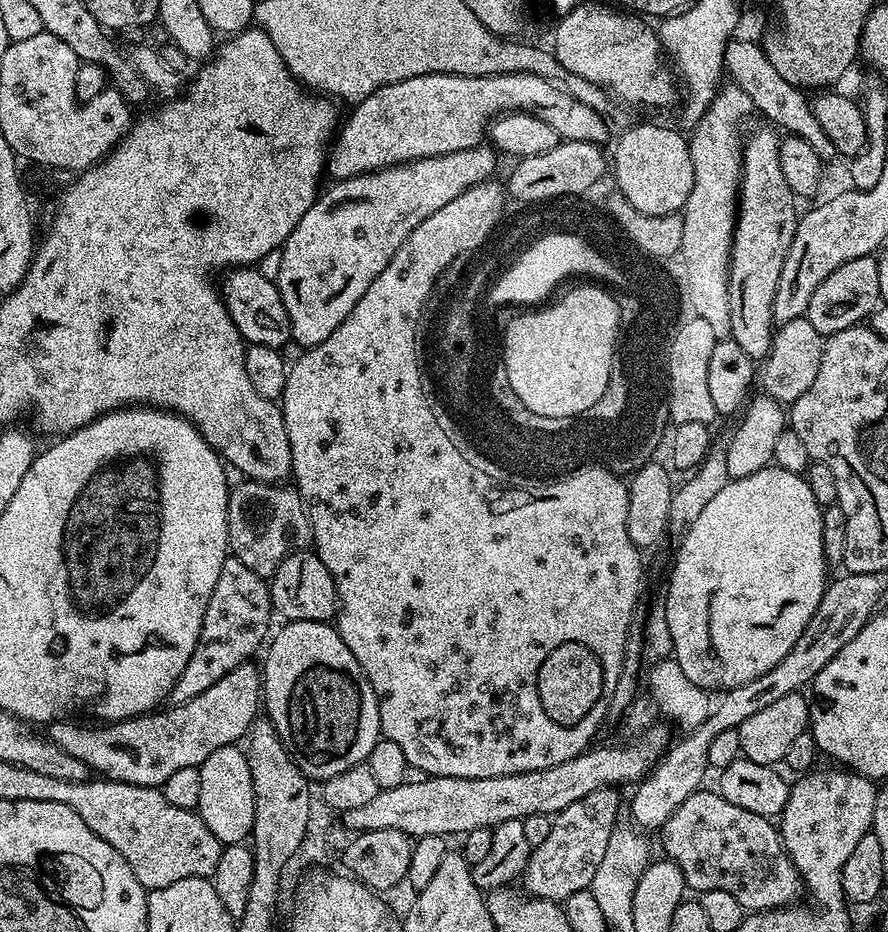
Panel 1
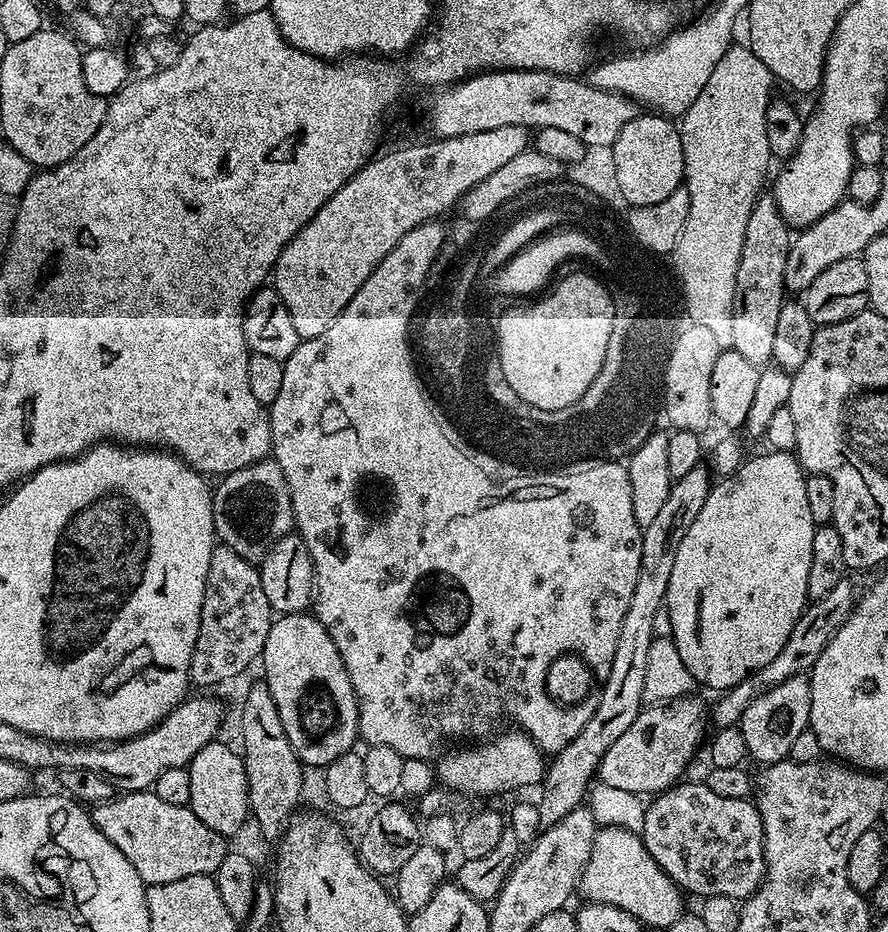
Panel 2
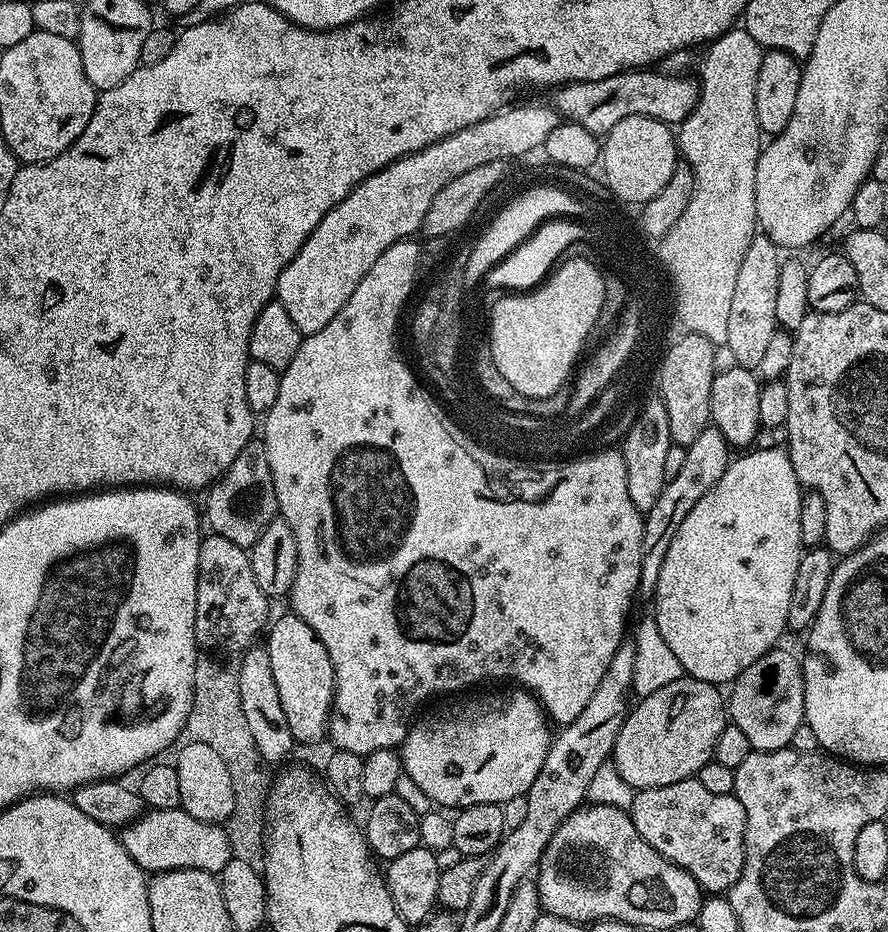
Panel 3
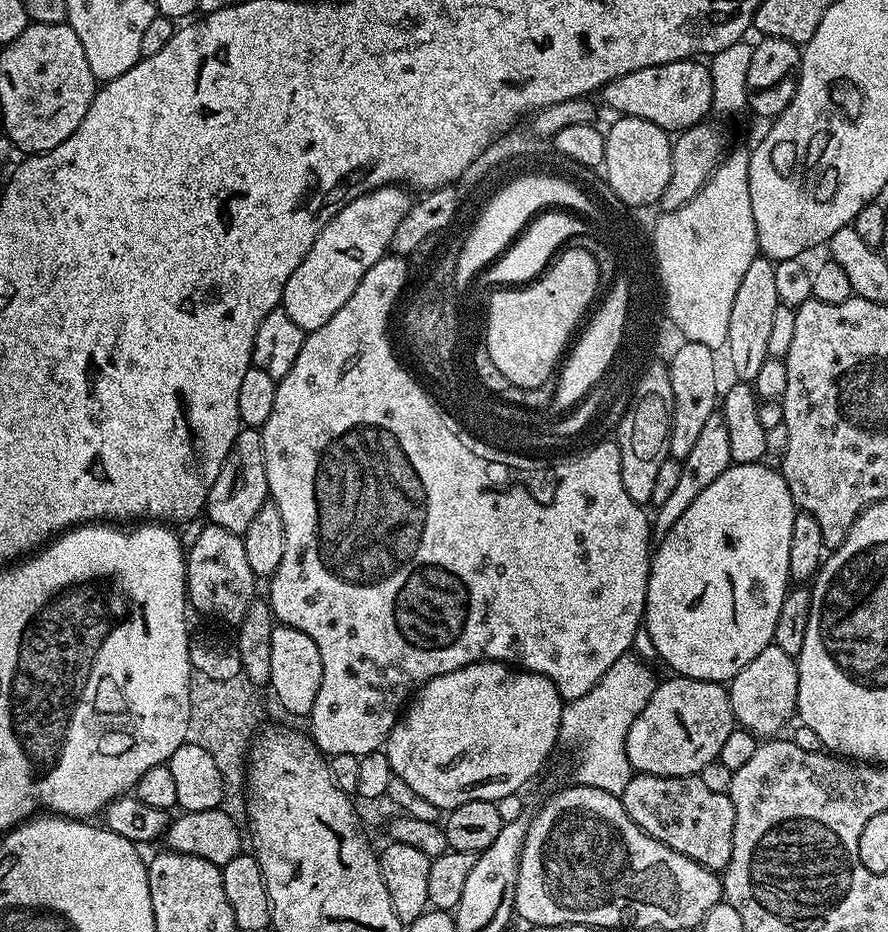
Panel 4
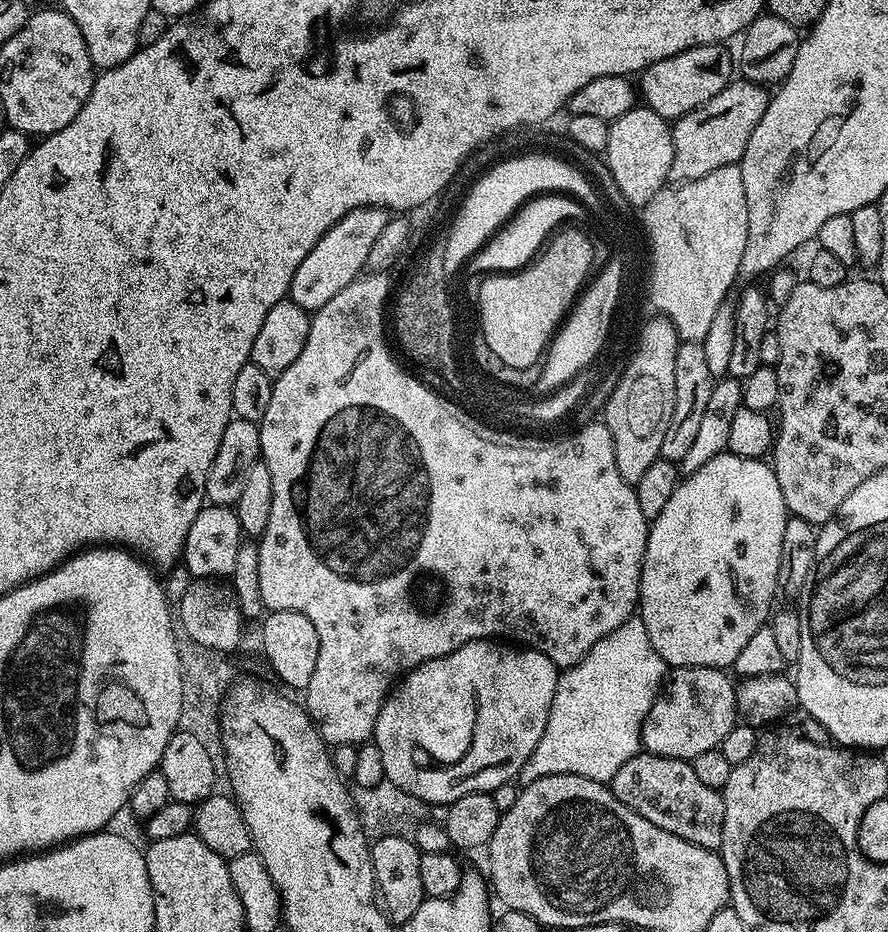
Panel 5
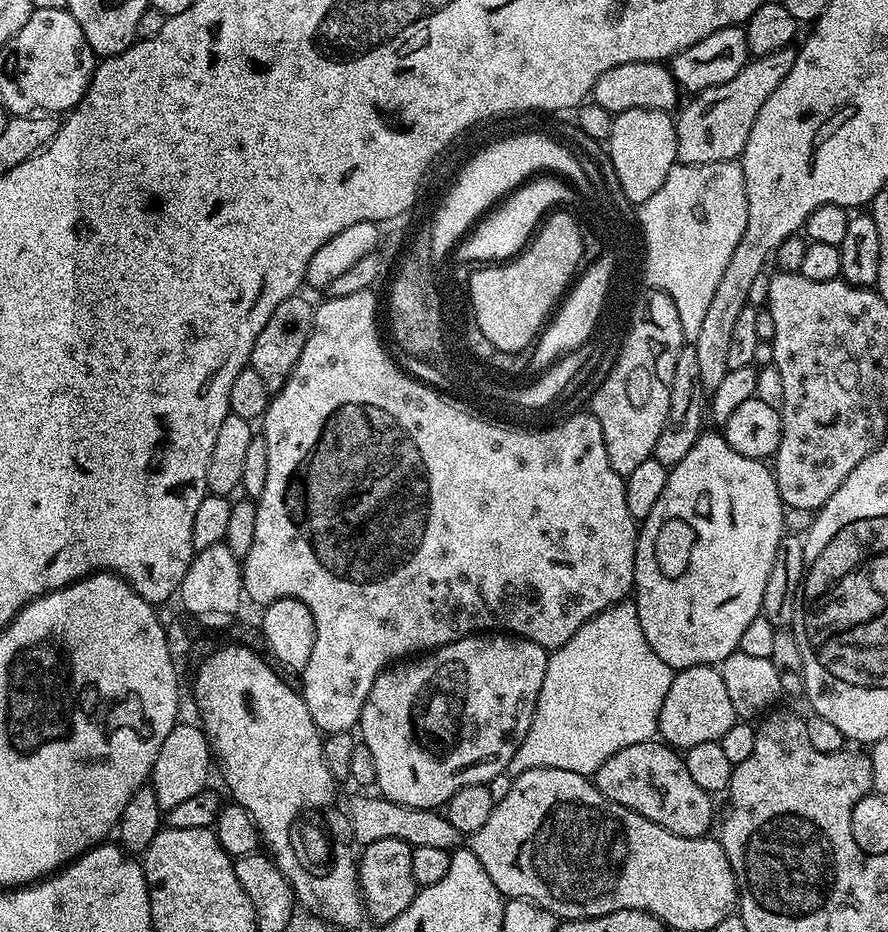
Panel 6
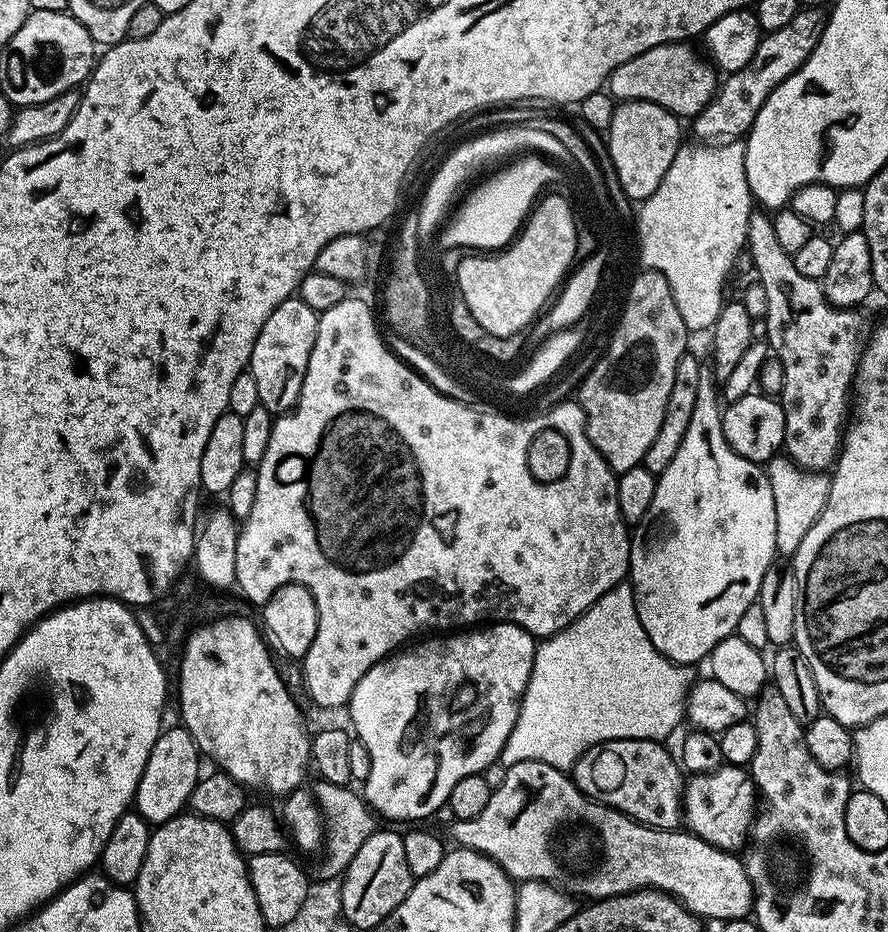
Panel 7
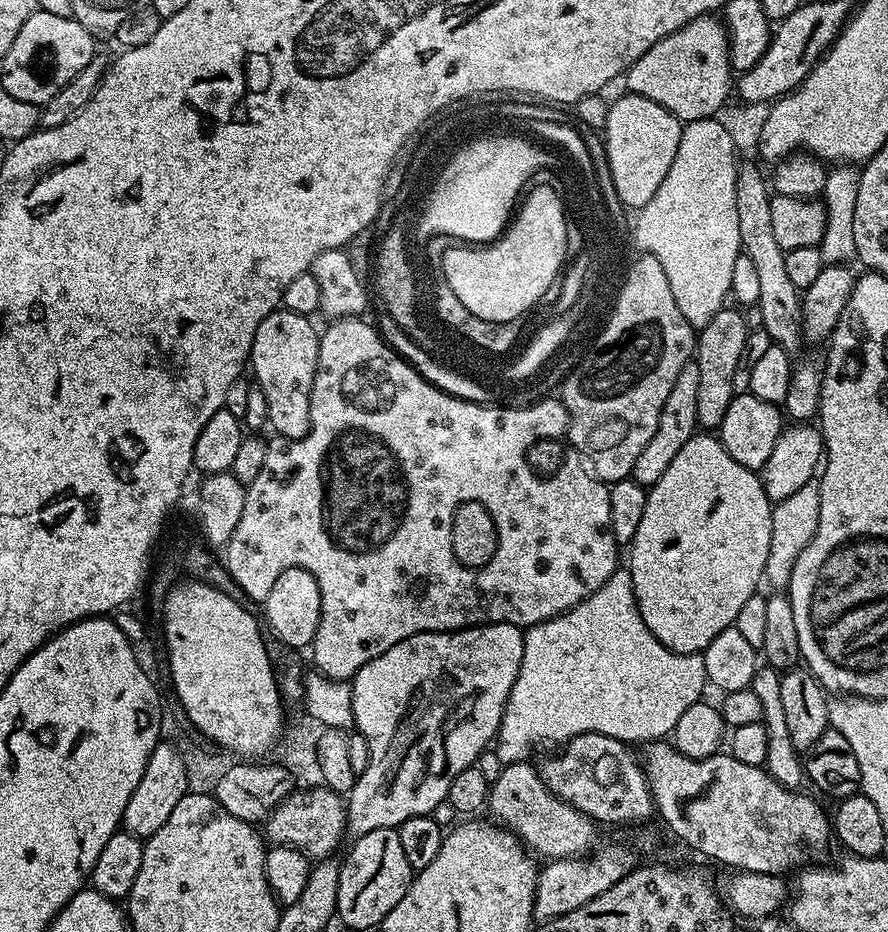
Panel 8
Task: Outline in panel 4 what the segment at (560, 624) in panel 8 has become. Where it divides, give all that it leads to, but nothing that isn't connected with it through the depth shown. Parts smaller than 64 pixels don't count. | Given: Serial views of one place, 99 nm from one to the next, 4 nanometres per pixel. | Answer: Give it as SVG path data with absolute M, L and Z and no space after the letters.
M636 654L619 656L584 696L565 703L560 719L560 740L577 748L575 783L594 786L618 797L626 790L634 775L626 758L626 734L634 718L638 718L646 702L650 702L650 694L654 694L658 683L658 676L647 666Z

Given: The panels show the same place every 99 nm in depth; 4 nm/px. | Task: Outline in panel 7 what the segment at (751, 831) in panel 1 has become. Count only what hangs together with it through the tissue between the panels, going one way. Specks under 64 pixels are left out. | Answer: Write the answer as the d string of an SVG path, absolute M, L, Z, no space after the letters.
M611 740L596 744L583 752L578 762L570 769L572 780L592 800L610 806L632 820L651 828L661 828L667 832L679 829L684 814L685 773L677 757L664 749L665 745L658 740Z

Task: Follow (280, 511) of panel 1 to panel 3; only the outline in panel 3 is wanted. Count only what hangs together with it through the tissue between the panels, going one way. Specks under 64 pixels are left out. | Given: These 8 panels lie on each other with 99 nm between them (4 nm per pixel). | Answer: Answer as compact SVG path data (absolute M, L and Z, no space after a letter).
M263 443L248 444L230 462L230 466L219 480L207 489L208 512L206 508L206 524L215 535L234 542L234 546L242 546L250 550L272 520L277 519L280 507L274 490L274 478L270 474L270 462L266 458Z

